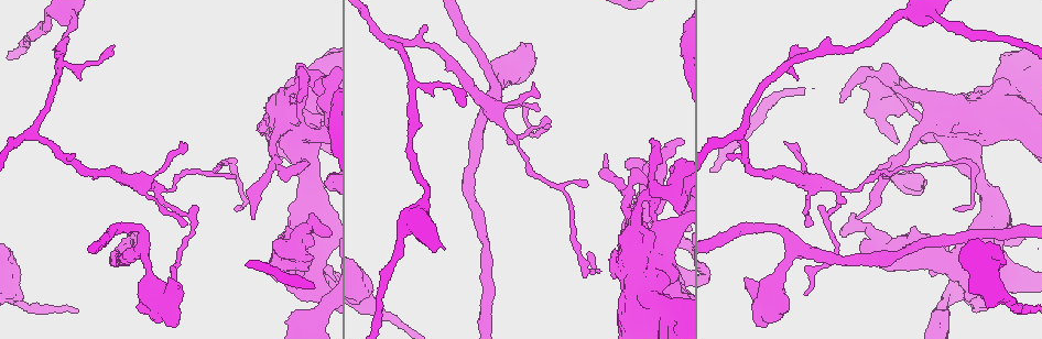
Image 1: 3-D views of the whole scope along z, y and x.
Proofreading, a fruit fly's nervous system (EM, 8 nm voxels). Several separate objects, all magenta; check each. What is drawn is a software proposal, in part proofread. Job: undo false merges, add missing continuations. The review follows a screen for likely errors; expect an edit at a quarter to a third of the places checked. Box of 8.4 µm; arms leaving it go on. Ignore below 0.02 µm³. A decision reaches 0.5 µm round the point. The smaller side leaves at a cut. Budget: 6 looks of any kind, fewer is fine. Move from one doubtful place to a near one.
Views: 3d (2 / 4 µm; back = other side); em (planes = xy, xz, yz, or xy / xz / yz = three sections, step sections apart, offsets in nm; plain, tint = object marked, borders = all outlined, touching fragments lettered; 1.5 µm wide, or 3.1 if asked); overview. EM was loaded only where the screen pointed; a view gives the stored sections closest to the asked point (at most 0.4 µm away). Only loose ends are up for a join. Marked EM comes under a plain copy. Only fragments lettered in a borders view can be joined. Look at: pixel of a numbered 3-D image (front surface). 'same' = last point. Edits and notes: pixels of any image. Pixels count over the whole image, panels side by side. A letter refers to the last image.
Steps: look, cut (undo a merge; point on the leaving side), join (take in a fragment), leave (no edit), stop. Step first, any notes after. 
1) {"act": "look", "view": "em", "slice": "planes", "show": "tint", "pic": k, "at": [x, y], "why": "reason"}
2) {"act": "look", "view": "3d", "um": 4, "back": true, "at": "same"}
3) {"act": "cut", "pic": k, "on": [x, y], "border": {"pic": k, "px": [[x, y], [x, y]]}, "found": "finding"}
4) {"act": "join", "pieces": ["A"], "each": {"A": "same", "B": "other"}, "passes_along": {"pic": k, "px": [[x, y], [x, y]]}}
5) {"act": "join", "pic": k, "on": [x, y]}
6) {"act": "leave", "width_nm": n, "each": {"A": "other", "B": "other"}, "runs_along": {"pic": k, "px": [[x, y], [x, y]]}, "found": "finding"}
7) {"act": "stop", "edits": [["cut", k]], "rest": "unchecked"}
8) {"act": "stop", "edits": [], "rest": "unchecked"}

{"act": "look", "view": "em", "slice": "yz", "step": 8, "show": "tint", "pic": 1, "at": [523, 44], "why": "free end"}

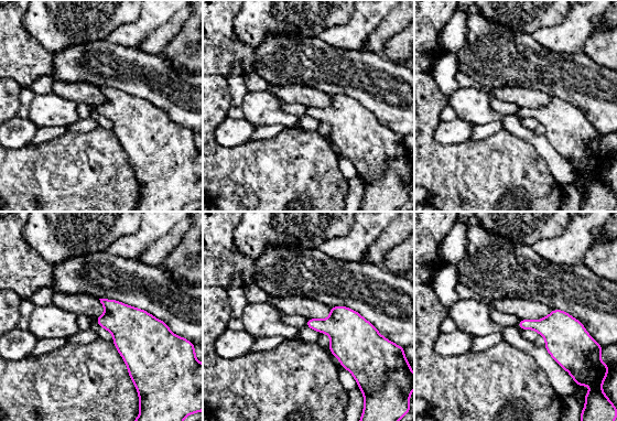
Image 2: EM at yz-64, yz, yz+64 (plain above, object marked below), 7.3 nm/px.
{"act": "look", "view": "em", "slice": "planes", "show": "borders", "at": "same"}

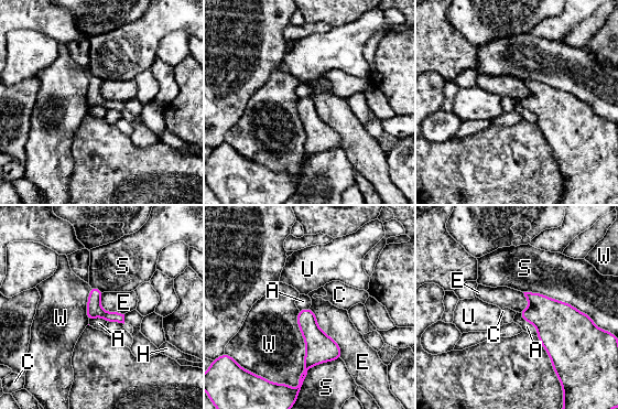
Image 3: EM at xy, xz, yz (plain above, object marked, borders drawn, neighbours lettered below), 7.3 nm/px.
{"act": "leave", "each": {"A": "other", "C": "other", "E": "other", "H": "other", "S": "other", "U": "other", "W": "other"}, "found": "no lettered fragment goes on from it"}

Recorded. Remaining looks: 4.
{"act": "look", "view": "em", "slice": "planes", "show": "borders", "pic": 1, "at": [855, 217], "why": "an open end"}

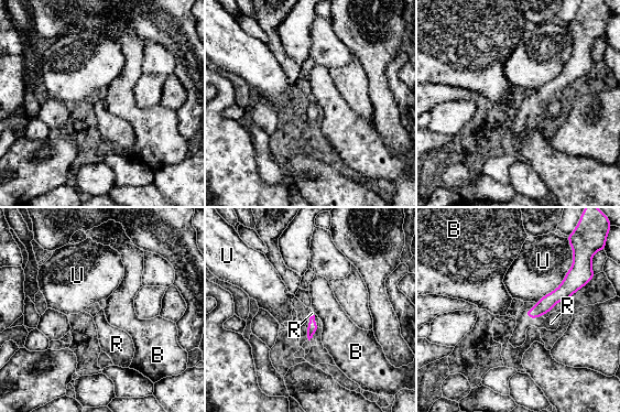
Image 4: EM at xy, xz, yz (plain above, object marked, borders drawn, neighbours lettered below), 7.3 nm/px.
{"act": "join", "pieces": ["R"], "longest_contact_nm": ["U", 440], "each": {"B": "other", "R": "same", "U": "other"}, "passes_along": {"pic": 4, "px": [[545, 304], [533, 318], [551, 323]]}, "found": "the neuron continues"}

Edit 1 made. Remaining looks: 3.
{"act": "look", "view": "em", "slice": "planes", "show": "borders", "pic": 1, "at": [625, 193], "why": "branch point"}

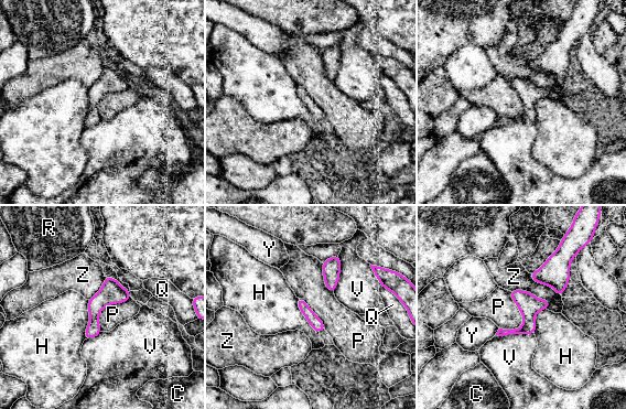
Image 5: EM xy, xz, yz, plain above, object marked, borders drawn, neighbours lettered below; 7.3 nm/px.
{"act": "leave", "width_nm": 90, "each": {"C": "other", "H": "other", "P": "other", "Q": "other", "R": "other", "V": "other", "Y": "other", "Z": "other"}, "found": "all the same neuron"}

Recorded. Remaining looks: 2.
{"act": "stop", "edits": [["join", 4]], "rest": "unchecked"}

